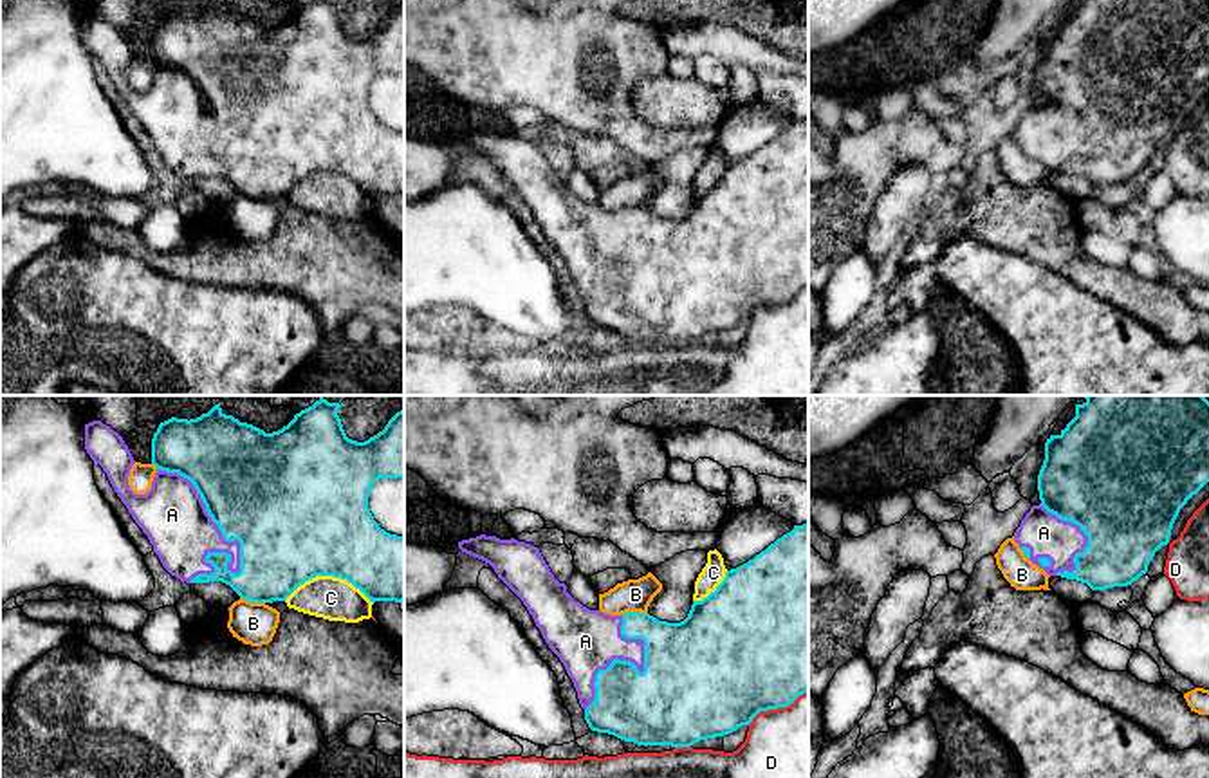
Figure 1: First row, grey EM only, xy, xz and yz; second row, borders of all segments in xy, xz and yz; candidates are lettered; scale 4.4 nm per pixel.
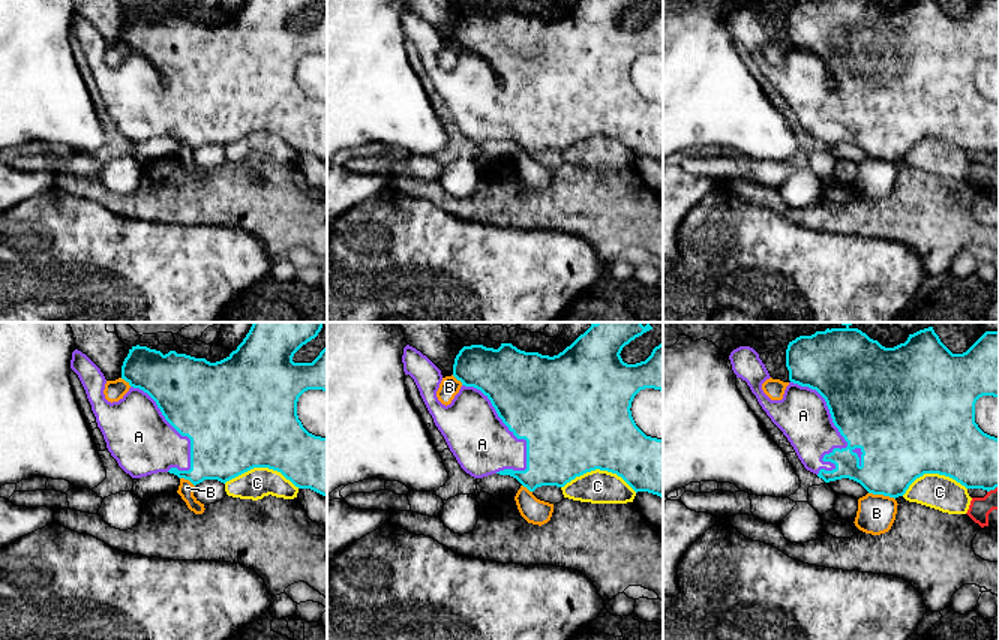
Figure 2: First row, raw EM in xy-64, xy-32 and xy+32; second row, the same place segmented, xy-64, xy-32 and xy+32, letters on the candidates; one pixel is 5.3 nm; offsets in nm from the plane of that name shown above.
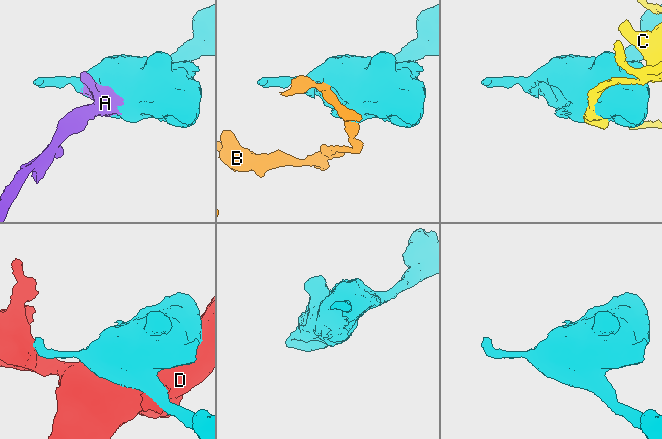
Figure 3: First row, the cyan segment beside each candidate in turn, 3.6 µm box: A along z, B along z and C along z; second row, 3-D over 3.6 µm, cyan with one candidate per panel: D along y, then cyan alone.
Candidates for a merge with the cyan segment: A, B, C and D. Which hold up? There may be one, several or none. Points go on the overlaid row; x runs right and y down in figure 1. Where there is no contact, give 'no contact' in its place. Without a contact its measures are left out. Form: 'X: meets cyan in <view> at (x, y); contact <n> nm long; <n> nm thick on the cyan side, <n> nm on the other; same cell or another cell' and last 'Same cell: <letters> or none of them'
A: meets cyan in xy at (212, 518); contact 600 nm long; 500 nm thick on the cyan side, 300 nm on the other; same cell
B: meets cyan in xz at (634, 612); contact 120 nm long; 280 nm thick on the cyan side, 140 nm on the other; another cell
C: meets cyan in xy at (329, 574); contact 400 nm long; 500 nm thick on the cyan side, 190 nm on the other; another cell
D: meets cyan in xz at (776, 708); contact 320 nm long; 500 nm thick on the cyan side, 340 nm on the other; another cell
Same cell: A

